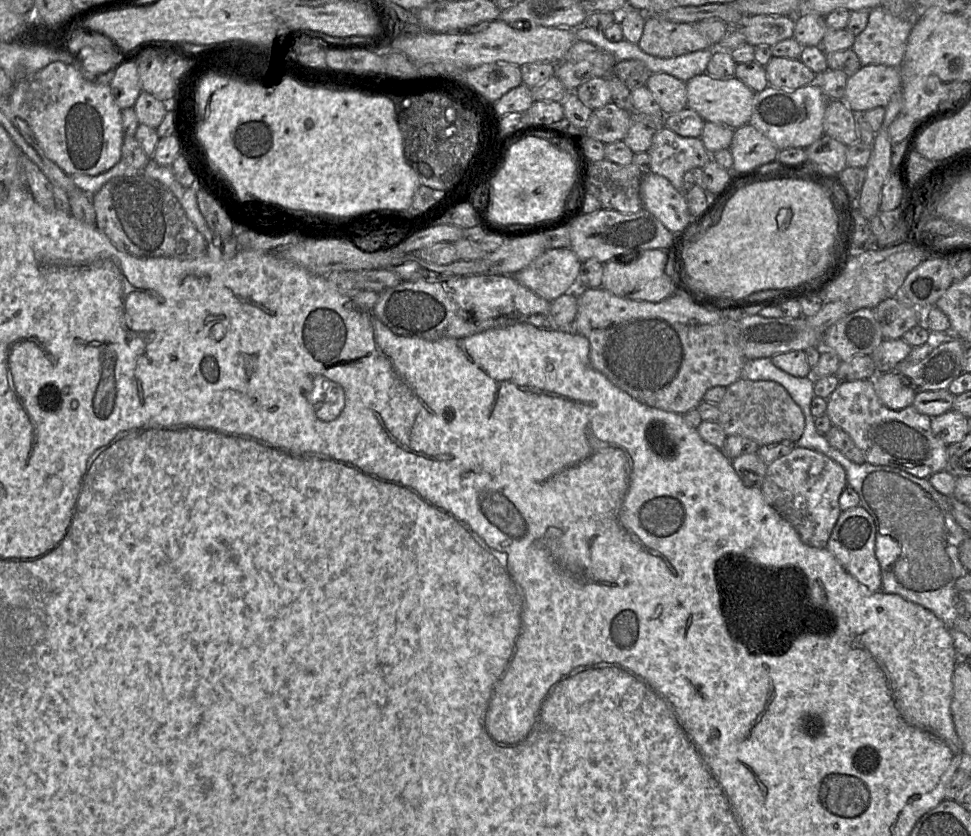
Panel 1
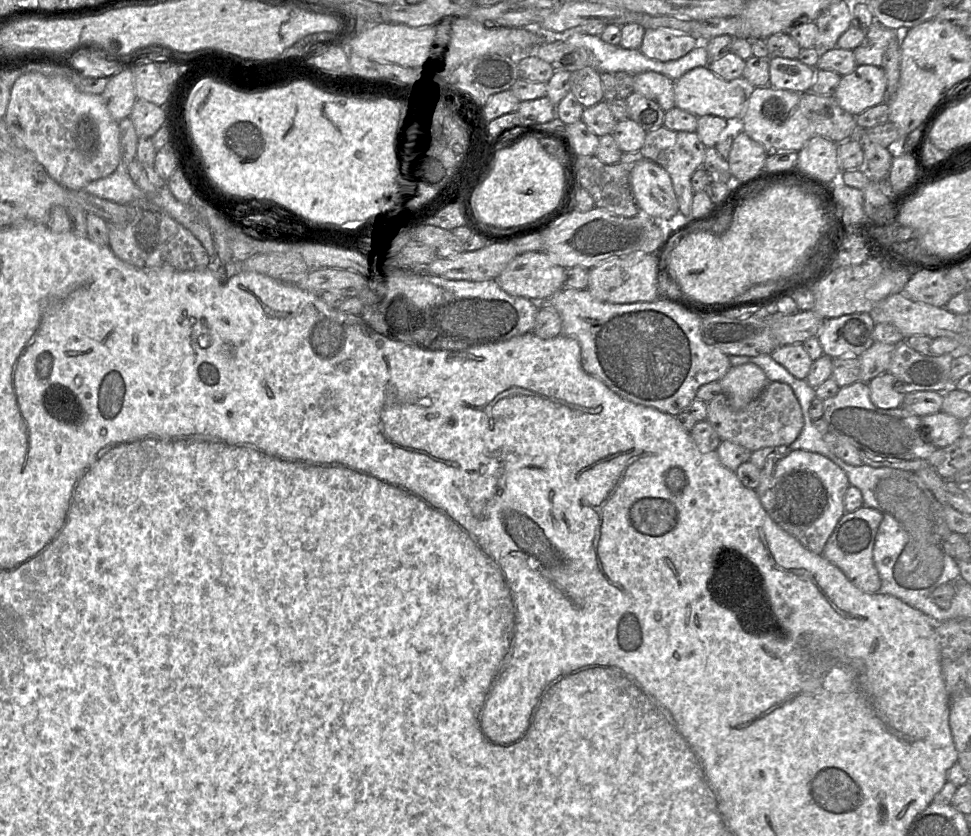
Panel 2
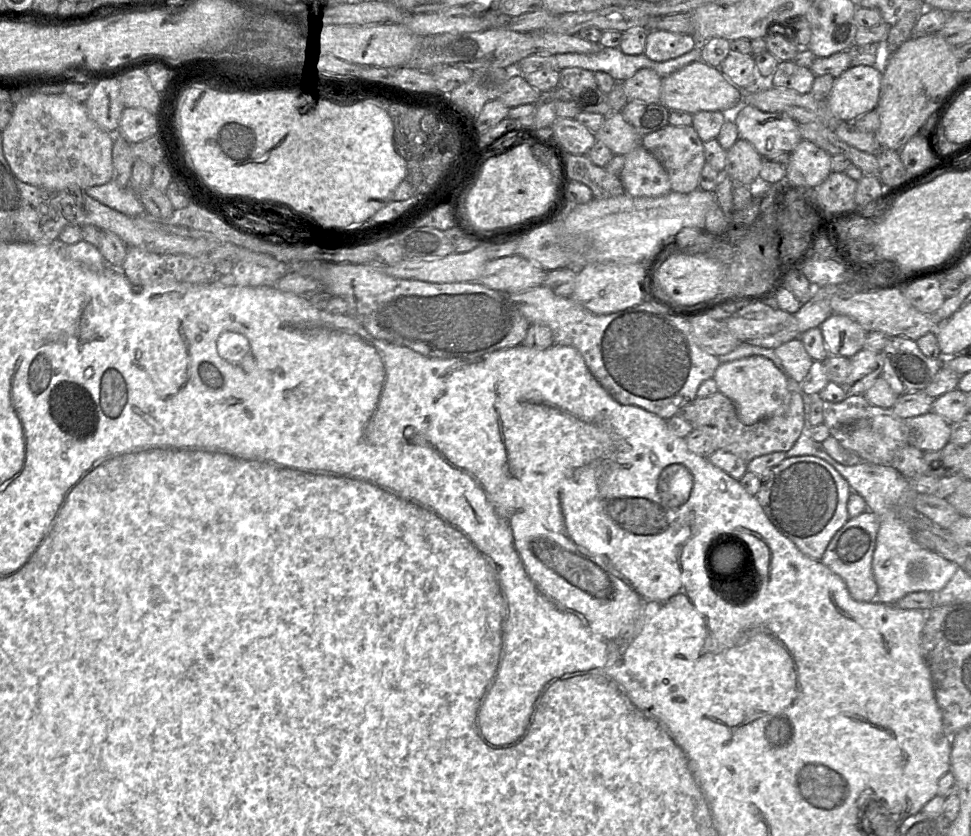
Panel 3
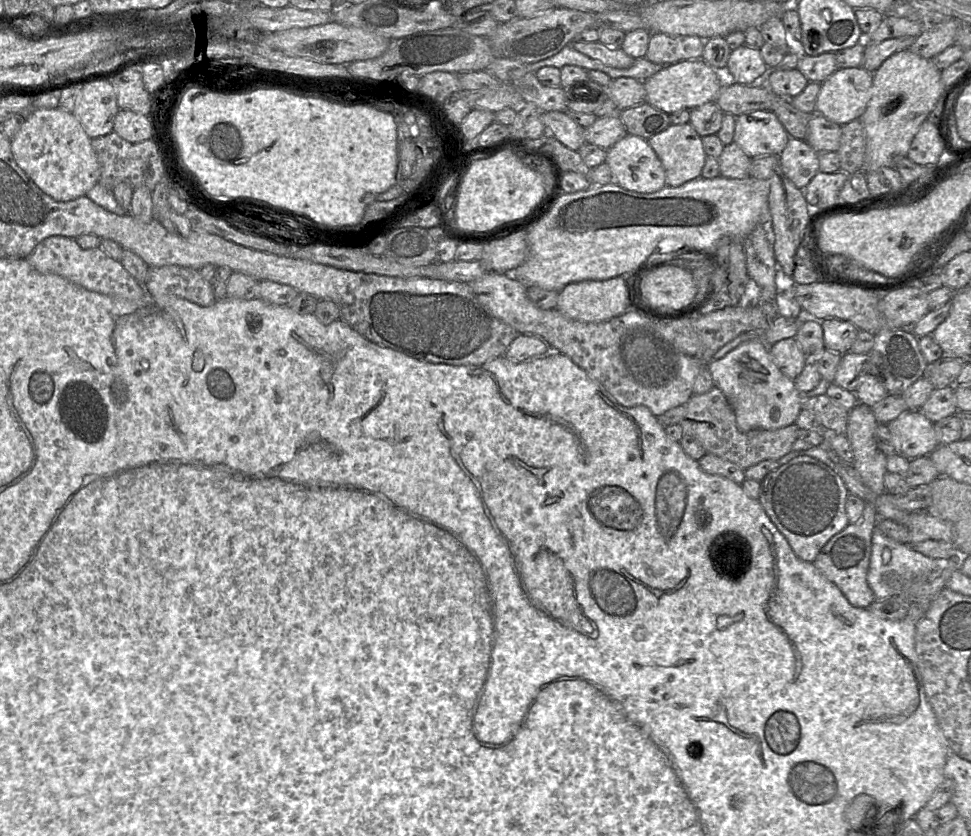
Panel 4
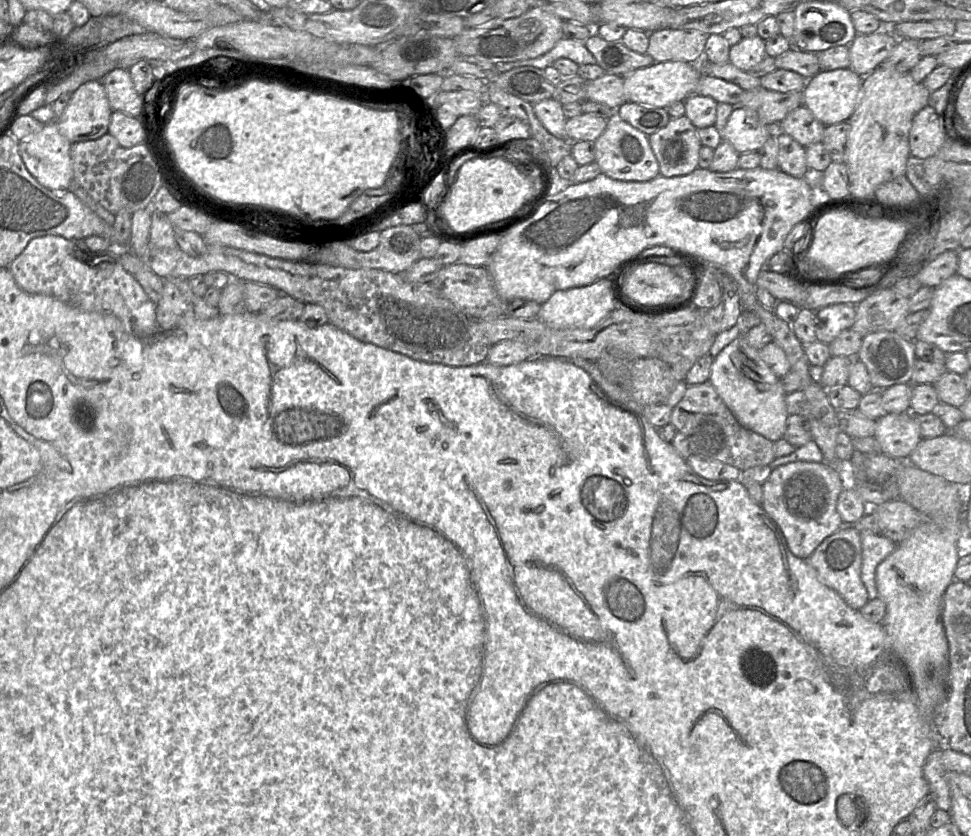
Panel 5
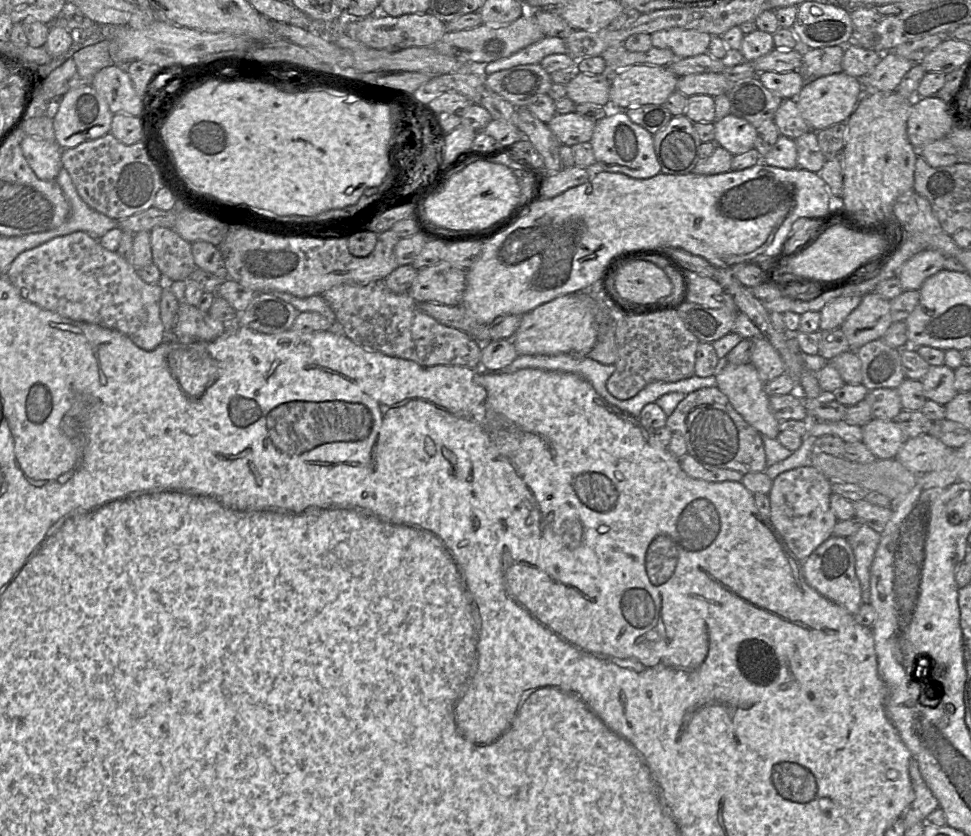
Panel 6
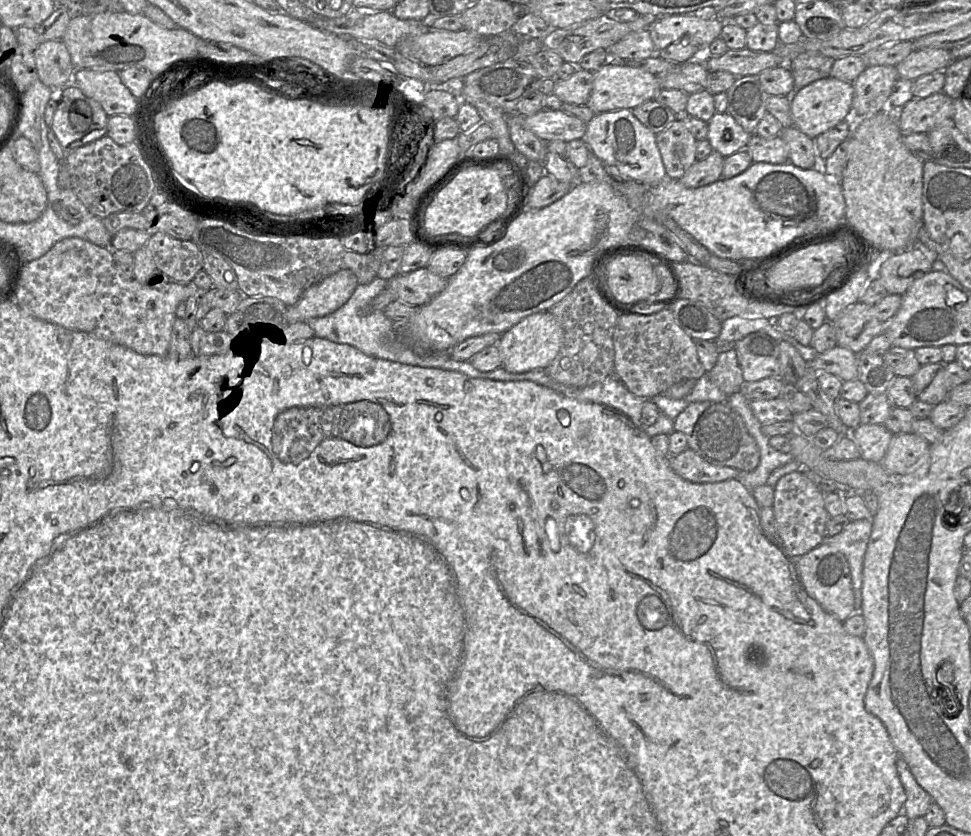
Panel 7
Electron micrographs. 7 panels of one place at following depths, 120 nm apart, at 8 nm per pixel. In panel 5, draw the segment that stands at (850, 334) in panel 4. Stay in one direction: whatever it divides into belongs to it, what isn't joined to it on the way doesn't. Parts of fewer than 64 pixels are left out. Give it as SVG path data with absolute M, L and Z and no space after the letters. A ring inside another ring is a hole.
M829 305L816 311L816 339L830 344L843 330L850 329L855 321L856 305Z

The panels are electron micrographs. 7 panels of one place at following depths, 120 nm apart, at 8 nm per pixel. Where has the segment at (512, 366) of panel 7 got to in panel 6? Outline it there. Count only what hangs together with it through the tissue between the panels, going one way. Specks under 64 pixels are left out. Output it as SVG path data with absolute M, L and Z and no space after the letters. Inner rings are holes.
M581 291L555 298L524 314L511 340L518 355L576 355L586 356L597 340L597 304L590 292Z

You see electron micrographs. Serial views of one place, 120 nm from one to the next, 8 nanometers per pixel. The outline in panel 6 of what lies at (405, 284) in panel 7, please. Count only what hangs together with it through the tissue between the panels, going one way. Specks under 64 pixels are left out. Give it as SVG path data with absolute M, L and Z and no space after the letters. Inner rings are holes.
M440 261L418 270L407 293L418 303L434 302L447 306L461 304L466 287L466 270Z

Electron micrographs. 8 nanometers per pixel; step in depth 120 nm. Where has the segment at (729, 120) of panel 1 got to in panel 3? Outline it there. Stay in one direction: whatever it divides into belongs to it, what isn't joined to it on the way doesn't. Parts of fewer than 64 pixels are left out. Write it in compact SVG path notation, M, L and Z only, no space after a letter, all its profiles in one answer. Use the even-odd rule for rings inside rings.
M699 60L662 79L660 103L669 110L681 110L691 115L701 111L733 113L742 104L742 90L733 85L719 68Z

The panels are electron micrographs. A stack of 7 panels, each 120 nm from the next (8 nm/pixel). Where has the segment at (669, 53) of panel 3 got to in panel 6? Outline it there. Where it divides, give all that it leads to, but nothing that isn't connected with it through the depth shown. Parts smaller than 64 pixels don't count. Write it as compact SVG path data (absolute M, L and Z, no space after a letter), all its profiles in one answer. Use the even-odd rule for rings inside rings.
M671 28L651 34L654 48L670 49L676 58L707 53L712 35L691 29Z

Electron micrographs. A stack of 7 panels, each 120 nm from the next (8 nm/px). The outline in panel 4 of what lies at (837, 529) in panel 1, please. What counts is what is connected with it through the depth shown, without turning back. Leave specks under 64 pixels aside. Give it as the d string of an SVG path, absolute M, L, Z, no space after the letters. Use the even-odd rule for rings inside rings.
M866 502L862 516L856 523L849 523L843 530L832 536L822 547L813 565L835 584L849 603L857 608L868 608L874 601L874 594L867 582L871 555L873 530L879 520L874 506Z

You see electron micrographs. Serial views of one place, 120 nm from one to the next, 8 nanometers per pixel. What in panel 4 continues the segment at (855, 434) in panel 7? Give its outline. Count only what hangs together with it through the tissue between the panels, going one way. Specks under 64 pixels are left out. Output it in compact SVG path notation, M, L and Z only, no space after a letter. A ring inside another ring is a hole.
M908 410L888 425L897 449L908 459L928 456L940 442L937 438L934 423L920 410Z

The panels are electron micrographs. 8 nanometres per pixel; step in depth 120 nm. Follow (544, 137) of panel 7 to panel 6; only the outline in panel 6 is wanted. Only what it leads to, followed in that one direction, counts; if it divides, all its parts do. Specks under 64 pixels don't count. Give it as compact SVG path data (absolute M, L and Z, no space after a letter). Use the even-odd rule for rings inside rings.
M570 112L556 114L547 126L561 144L573 146L578 143L590 142L595 123L576 112Z

